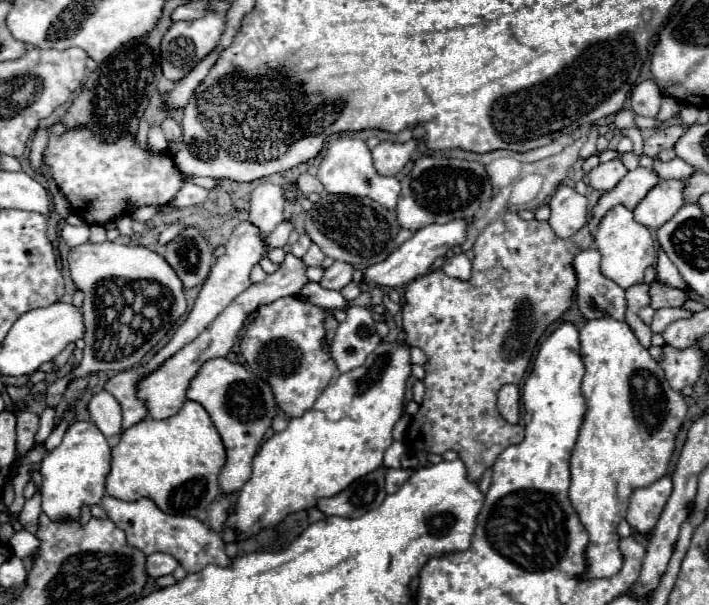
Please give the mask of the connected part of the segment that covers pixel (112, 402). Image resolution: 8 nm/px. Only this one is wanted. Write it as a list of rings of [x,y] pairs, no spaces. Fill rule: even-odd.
[[[99,391],[91,397],[87,403],[87,411],[91,421],[101,429],[103,435],[113,437],[121,433],[121,411],[119,403],[113,395],[107,395],[107,391]]]

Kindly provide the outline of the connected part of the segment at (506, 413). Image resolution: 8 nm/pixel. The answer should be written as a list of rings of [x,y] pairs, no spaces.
[[[505,385],[505,387],[499,391],[497,407],[499,407],[499,413],[501,413],[509,423],[517,423],[517,421],[519,421],[521,409],[519,409],[519,389],[517,389],[517,385]]]

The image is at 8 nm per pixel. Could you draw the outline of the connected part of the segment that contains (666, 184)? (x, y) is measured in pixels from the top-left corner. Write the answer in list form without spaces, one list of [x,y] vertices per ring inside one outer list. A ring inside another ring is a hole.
[[[671,179],[671,181],[661,181],[657,183],[647,197],[633,209],[635,211],[635,221],[643,223],[645,227],[657,229],[663,223],[667,223],[683,205],[683,181]]]

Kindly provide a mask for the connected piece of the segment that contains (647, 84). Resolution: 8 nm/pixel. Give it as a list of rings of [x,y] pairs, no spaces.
[[[647,79],[647,81],[641,81],[639,85],[635,85],[635,89],[631,93],[631,109],[637,115],[657,117],[657,113],[661,109],[661,99],[663,99],[663,93],[657,87],[657,83],[653,79]]]

